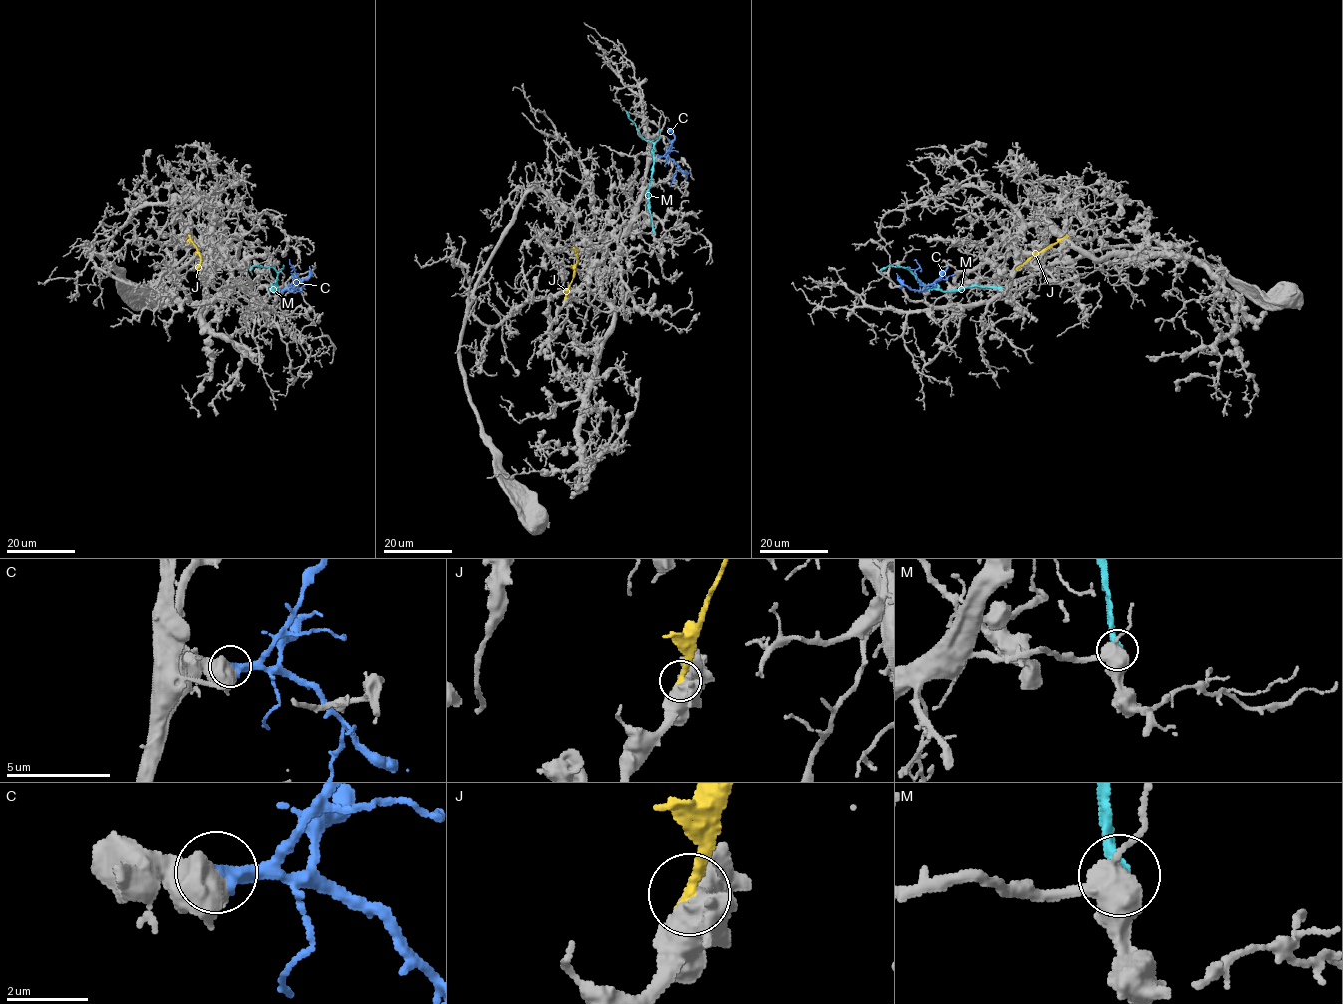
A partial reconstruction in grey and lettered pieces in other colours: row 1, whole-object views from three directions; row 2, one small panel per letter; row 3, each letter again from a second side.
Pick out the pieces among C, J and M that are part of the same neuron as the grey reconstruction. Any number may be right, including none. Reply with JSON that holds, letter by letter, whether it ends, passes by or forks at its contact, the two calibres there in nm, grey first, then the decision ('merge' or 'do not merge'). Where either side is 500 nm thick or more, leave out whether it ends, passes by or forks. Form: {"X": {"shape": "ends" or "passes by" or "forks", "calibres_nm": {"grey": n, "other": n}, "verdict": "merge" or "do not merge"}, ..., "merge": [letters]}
{"C": {"calibres_nm": {"grey": 750, "other": 500}, "verdict": "merge"}, "J": {"calibres_nm": {"grey": 850, "other": 360}, "verdict": "do not merge"}, "M": {"calibres_nm": {"grey": 440, "other": 550}, "verdict": "do not merge"}, "merge": ["C"]}

